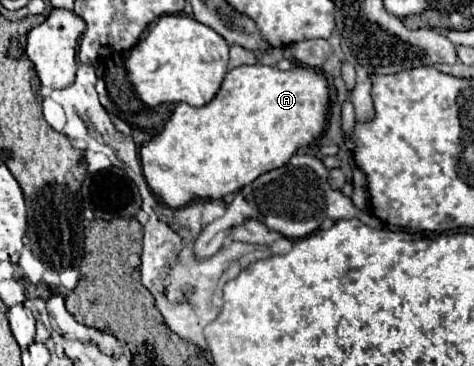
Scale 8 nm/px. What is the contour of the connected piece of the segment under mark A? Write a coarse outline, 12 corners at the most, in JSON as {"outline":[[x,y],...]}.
{"outline":[[242,65],[138,151],[172,209],[222,199],[324,131],[328,81]]}

